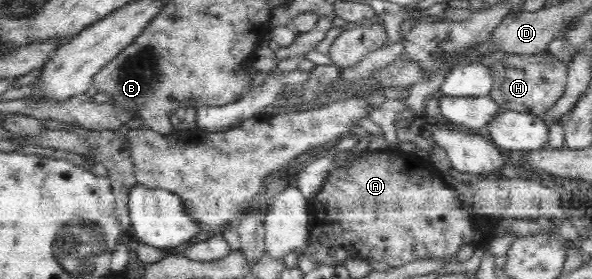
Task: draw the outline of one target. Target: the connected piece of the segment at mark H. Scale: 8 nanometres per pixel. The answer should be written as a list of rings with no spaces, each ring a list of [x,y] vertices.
[[[550,52],[534,55],[510,54],[507,58],[495,62],[489,67],[494,85],[490,96],[502,110],[519,111],[542,117],[564,93],[567,83],[566,67],[564,62],[556,61]]]

